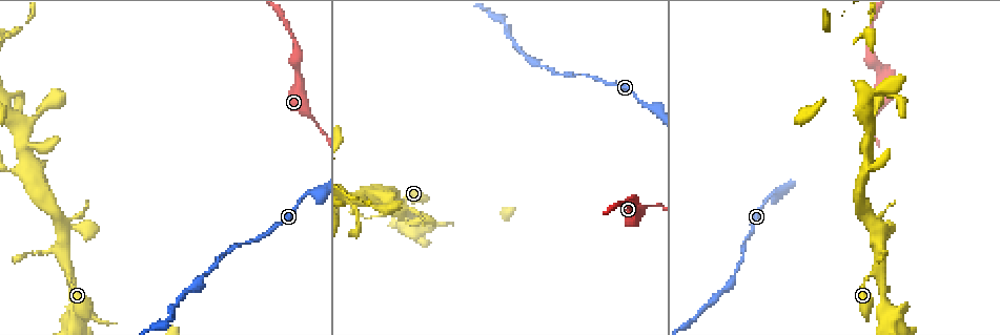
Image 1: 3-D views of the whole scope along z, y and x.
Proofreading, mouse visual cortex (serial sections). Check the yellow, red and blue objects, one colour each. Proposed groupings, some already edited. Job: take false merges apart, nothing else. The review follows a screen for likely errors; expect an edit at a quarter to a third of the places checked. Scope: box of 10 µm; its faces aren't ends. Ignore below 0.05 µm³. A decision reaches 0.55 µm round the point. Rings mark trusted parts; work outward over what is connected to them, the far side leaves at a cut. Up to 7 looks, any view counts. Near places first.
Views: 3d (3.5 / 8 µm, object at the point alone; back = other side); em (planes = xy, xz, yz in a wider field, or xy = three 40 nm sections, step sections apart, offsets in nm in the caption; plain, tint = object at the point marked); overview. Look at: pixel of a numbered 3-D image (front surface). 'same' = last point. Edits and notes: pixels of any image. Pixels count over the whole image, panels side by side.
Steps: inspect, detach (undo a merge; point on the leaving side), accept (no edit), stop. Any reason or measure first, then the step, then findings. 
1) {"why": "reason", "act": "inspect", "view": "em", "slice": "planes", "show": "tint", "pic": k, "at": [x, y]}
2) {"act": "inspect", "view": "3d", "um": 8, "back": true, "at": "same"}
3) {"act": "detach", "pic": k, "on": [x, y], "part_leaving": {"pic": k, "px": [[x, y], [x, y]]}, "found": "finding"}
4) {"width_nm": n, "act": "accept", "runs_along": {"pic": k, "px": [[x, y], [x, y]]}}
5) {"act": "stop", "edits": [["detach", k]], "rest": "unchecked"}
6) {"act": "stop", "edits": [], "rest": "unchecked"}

{"why": "narrows sharply", "act": "inspect", "view": "em", "slice": "xy", "step": 1, "show": "tint", "pic": 1, "at": [743, 242]}

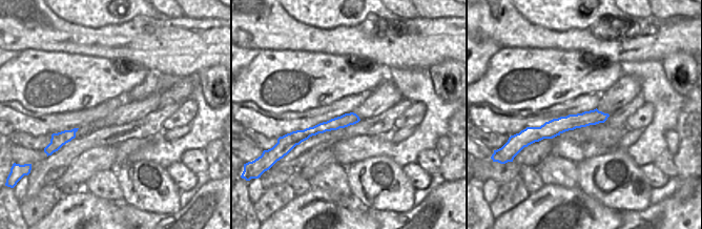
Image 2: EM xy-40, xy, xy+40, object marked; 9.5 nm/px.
{"act": "inspect", "view": "3d", "um": 3.5, "at": "same"}

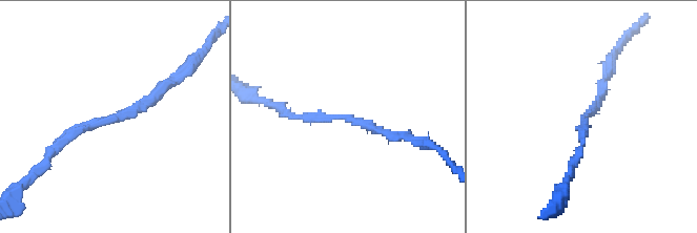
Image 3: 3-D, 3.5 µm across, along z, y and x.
{"act": "accept", "found": "all the same cell"}

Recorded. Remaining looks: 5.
{"act": "inspect", "view": "3d", "um": 3.5, "pic": 1, "at": [63, 230]}

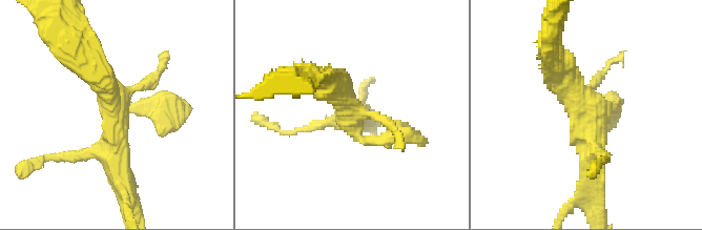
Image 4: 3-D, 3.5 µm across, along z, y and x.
{"why": "need the tissue", "act": "inspect", "view": "em", "slice": "planes", "show": "tint", "pic": 4, "at": [589, 112]}

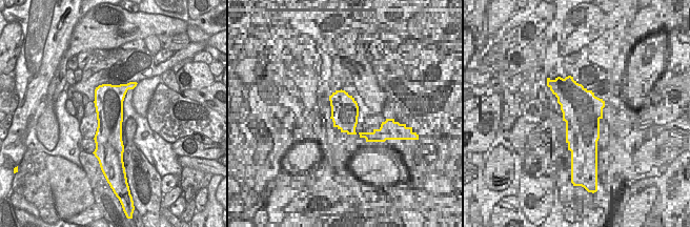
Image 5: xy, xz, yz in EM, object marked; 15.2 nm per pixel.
{"act": "inspect", "view": "em", "slice": "xy", "step": 1, "show": "tint", "at": "same"}

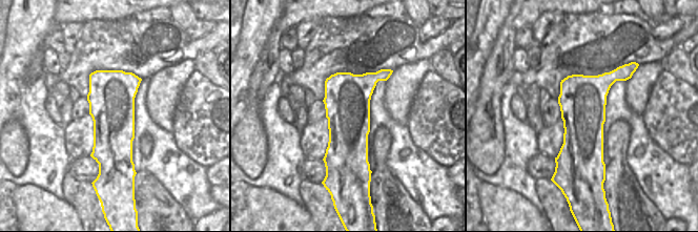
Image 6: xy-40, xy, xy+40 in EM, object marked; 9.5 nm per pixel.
{"act": "accept", "runs_along": {"pic": 4, "px": [[124, 185], [115, 104], [85, 59]]}, "found": "all the same cell"}

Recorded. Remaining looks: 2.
{"act": "stop", "edits": [], "rest": "unchecked"}

